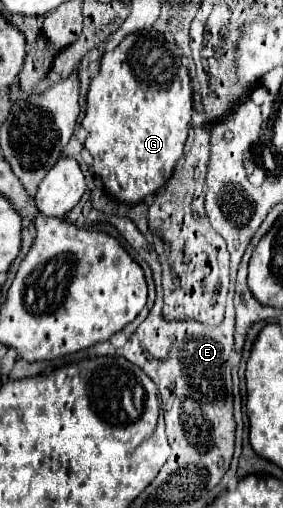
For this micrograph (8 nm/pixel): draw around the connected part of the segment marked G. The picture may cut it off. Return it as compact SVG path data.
M151 29L151 31L137 31L137 33L131 33L127 35L115 49L111 51L105 51L103 59L101 59L101 65L99 65L99 73L97 77L91 81L91 87L89 87L89 93L87 93L87 109L85 109L85 117L81 121L83 129L87 131L87 139L85 139L85 149L91 153L93 157L93 173L101 179L105 191L115 197L117 201L121 203L129 203L129 205L135 205L135 203L141 203L145 197L149 195L155 195L165 183L167 179L171 177L177 161L181 159L183 155L183 147L185 147L185 139L189 135L189 125L191 125L191 95L193 95L193 87L191 87L191 79L189 79L189 71L187 67L183 65L181 57L177 55L177 47L173 41L167 41L165 35L161 35L159 31Z

